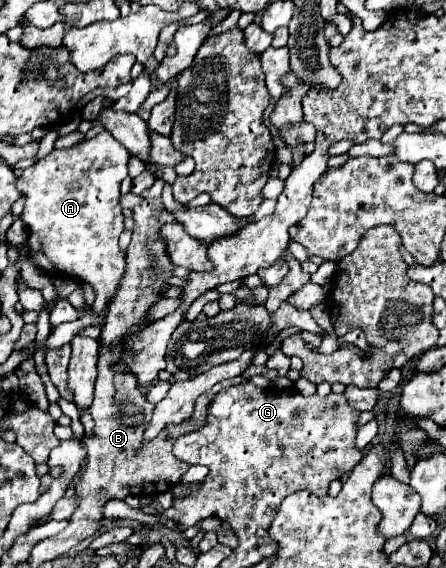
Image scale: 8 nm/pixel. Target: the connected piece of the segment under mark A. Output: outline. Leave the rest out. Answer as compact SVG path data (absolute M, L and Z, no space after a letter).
M101 131L93 139L87 139L87 141L79 143L79 145L71 147L71 149L53 149L45 159L41 159L39 163L35 163L29 169L25 169L23 175L17 179L17 189L23 195L27 195L25 209L23 209L23 221L29 227L29 249L35 249L31 253L31 259L45 273L57 273L57 271L61 271L61 273L67 273L67 275L73 275L73 277L81 279L83 283L89 283L93 287L93 291L95 291L96 297L92 307L96 311L101 311L106 308L107 303L113 299L115 289L117 289L117 285L119 285L119 281L123 277L123 271L125 271L125 251L119 249L119 243L117 241L119 241L119 235L123 231L123 213L121 213L121 205L119 205L119 185L127 177L127 161L129 161L129 153L109 135L109 131Z

